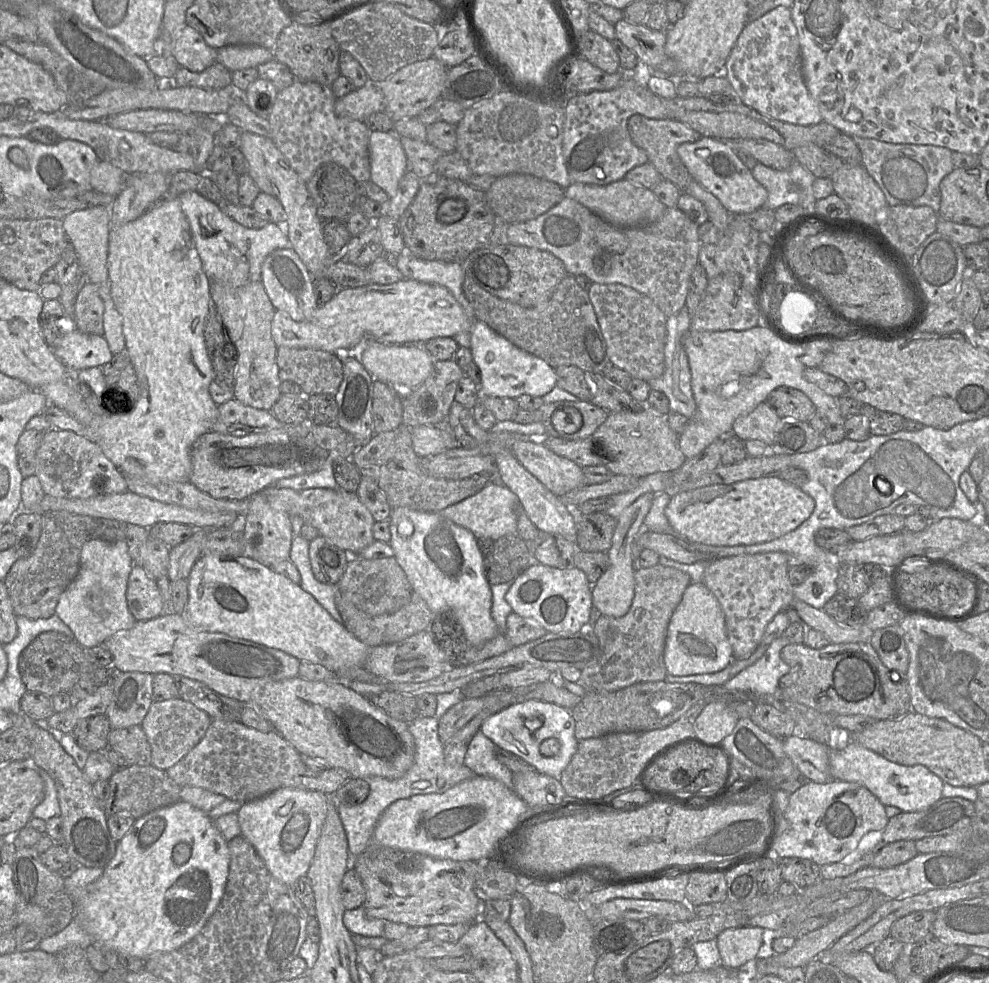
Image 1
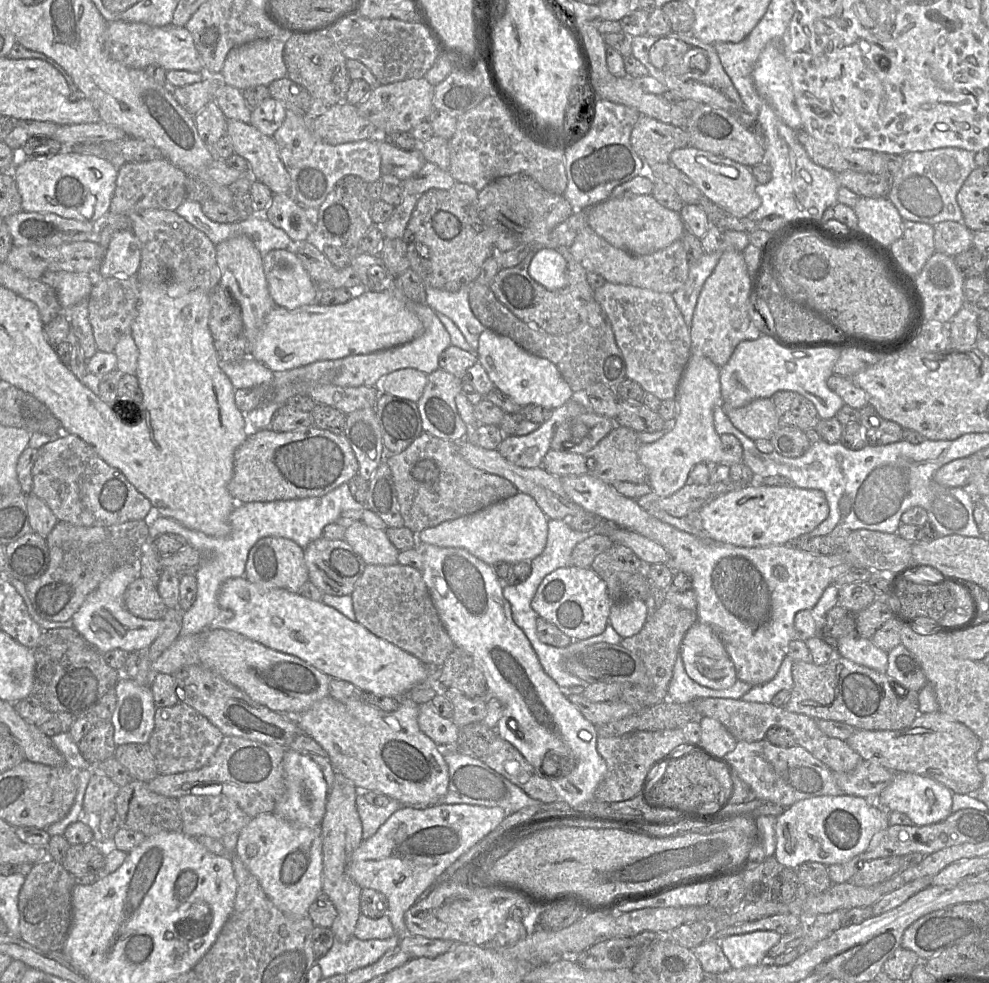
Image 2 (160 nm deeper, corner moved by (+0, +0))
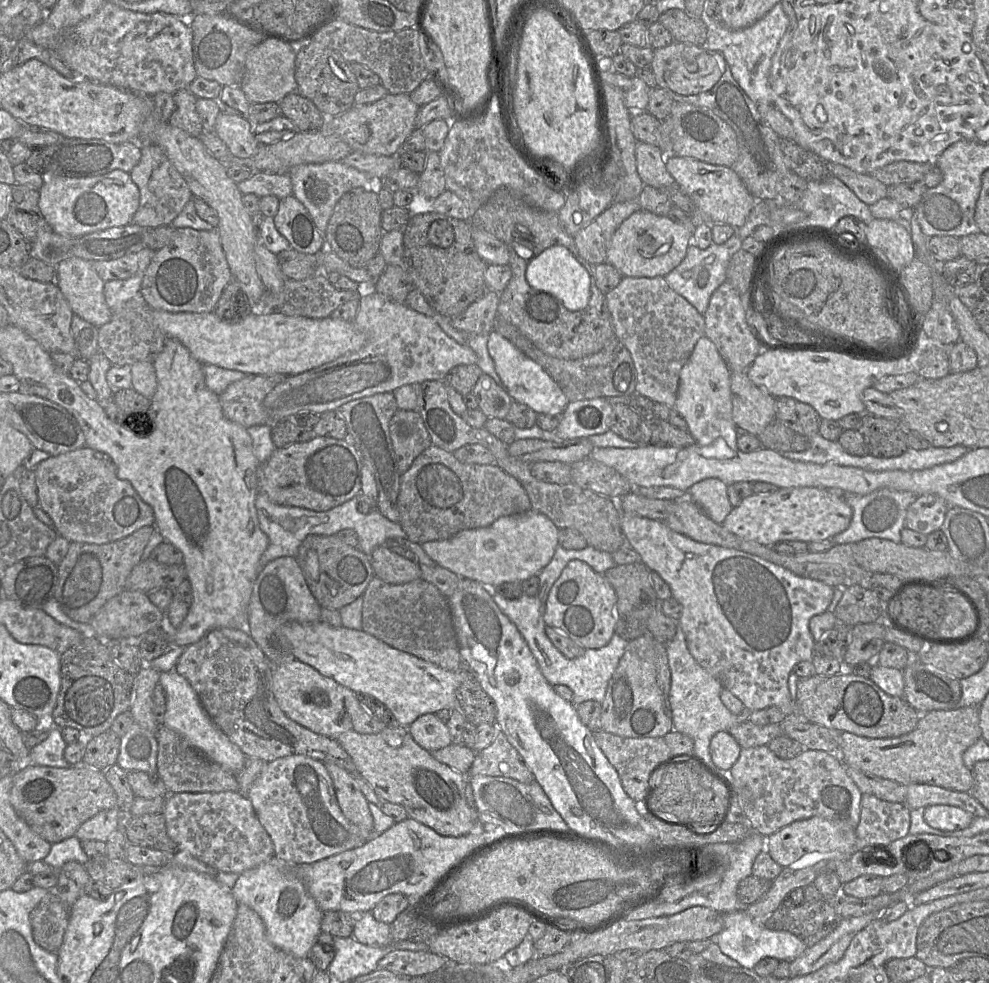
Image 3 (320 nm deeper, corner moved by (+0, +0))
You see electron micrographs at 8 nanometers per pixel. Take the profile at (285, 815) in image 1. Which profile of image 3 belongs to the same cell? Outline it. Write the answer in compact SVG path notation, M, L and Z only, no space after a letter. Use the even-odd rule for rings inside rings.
M273 857L269 861L238 875L232 893L238 904L247 905L261 917L267 938L275 947L295 957L306 958L309 957L311 948L321 933L322 912L314 898L308 893L304 883L294 874L293 868L293 866Z

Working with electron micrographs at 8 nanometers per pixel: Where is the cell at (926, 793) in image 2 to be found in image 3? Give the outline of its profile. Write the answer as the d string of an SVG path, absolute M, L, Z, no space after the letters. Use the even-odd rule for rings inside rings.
M932 805L923 809L926 823L934 829L952 832L968 828L973 816L963 809L949 805Z

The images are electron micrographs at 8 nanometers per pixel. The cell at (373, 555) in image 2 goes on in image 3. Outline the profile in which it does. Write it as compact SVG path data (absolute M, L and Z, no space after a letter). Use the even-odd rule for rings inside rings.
M386 545L372 552L370 562L375 575L389 584L406 584L422 577L417 563L398 555Z

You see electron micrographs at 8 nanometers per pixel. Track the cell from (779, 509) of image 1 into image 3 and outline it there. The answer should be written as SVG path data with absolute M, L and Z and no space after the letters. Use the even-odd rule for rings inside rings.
M792 487L752 494L731 510L722 525L746 540L768 547L782 541L810 543L828 540L846 530L852 519L852 508L842 498L843 493L818 487Z

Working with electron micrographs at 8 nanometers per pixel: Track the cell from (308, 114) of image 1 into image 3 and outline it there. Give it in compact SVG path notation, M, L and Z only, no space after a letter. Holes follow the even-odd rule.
M341 161L297 165L289 170L288 175L292 182L292 195L306 207L323 236L335 205L344 193L357 187L374 186L371 176Z

